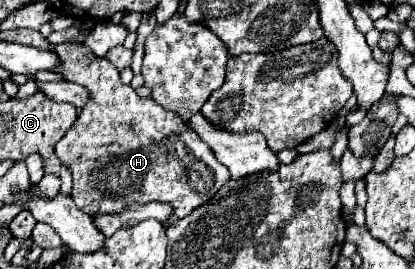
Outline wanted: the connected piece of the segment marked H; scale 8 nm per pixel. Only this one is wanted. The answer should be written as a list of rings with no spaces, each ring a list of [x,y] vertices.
[[[69,42],[57,44],[53,52],[61,64],[51,72],[89,90],[89,102],[55,146],[57,158],[73,172],[71,198],[83,212],[121,212],[135,202],[167,202],[173,208],[167,229],[211,200],[231,180],[229,170],[217,162],[211,148],[175,112],[159,108],[151,98],[137,96],[129,84],[121,82],[119,70],[107,58],[95,56],[85,44]]]

